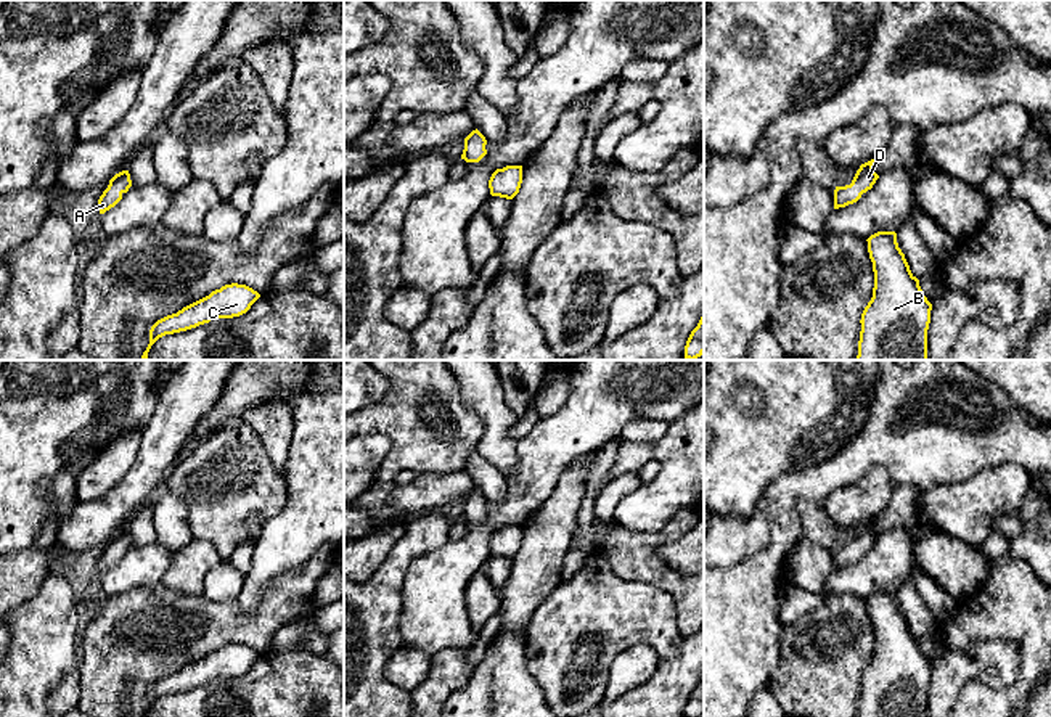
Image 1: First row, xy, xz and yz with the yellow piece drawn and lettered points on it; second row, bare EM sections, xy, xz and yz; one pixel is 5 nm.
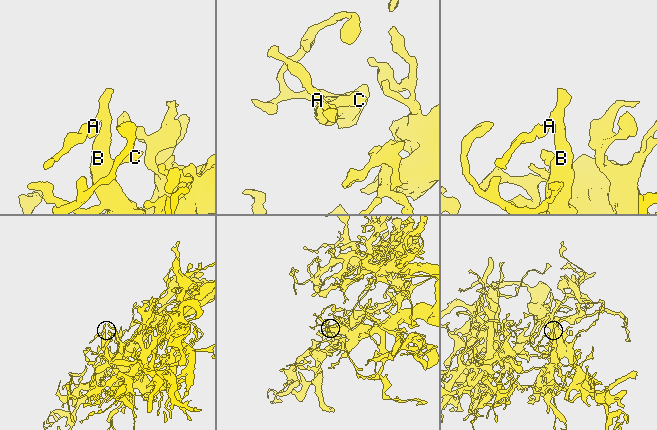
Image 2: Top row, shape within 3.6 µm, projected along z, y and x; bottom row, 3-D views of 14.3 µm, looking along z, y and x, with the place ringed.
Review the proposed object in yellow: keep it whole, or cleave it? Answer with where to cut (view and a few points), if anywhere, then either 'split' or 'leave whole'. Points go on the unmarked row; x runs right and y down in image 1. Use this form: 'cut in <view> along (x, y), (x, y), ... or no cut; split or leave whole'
no cut; leave whole

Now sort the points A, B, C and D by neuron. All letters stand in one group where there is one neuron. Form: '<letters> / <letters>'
A B C D

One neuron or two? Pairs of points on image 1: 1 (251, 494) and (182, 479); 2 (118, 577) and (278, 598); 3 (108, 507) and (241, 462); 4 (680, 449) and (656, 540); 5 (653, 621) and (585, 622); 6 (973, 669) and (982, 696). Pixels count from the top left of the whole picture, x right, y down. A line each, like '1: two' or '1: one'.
1: one
2: two
3: two
4: two
5: one
6: two

